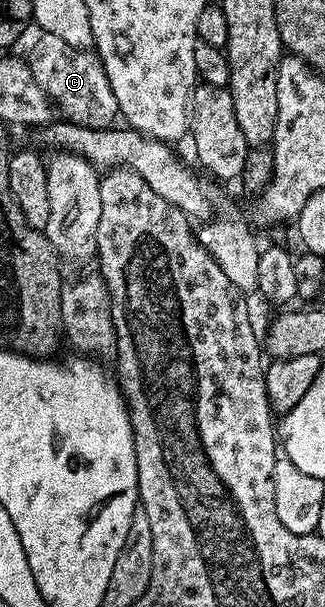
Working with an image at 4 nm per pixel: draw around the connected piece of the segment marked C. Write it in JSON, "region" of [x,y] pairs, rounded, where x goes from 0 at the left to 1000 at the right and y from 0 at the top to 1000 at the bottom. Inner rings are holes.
{"region":[[[129,56],[126,66],[83,91],[83,102],[108,133],[151,155],[178,178],[200,181],[197,194],[249,209],[332,209],[363,194],[354,153],[342,147],[342,133],[329,133],[323,107],[283,82],[252,81],[231,74],[206,74],[166,58]]]}

